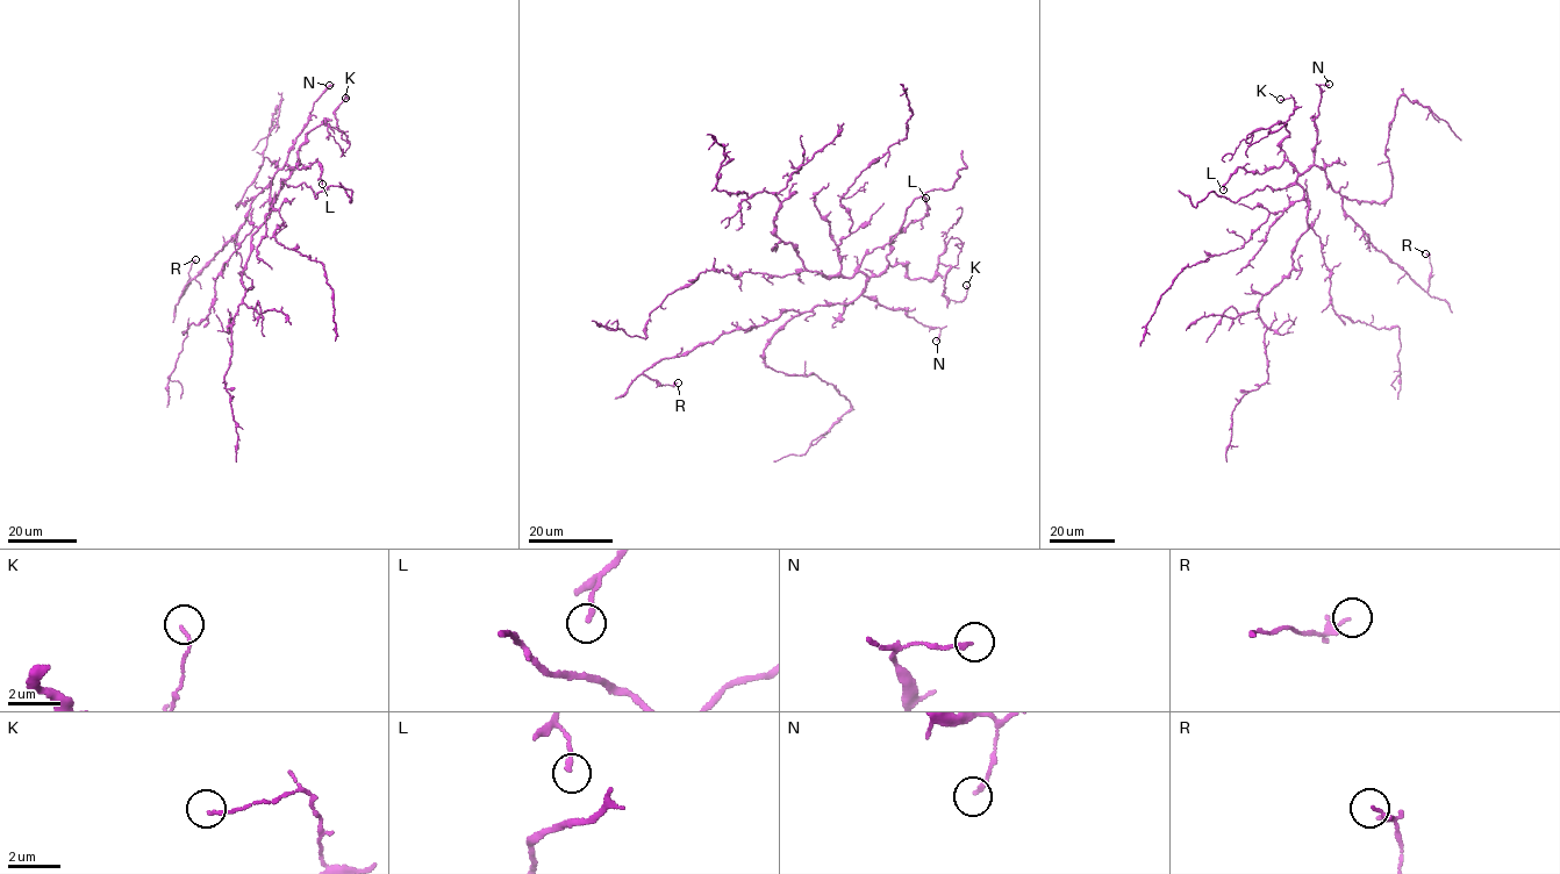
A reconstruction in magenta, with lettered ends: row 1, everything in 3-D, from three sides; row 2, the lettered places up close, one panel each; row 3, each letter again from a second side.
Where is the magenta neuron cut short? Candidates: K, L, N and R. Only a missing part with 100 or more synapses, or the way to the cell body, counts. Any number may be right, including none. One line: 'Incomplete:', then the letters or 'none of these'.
Incomplete: none of these

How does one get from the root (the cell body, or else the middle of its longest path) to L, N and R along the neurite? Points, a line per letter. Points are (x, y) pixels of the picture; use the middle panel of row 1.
L: (856, 272), (873, 277), (886, 269), (892, 237), (925, 216), (929, 208), (925, 198)
N: (856, 272), (866, 277), (861, 295), (938, 328), (936, 341)
R: (856, 272), (865, 274), (866, 284), (848, 303), (785, 310), (643, 372), (660, 385), (678, 382)

